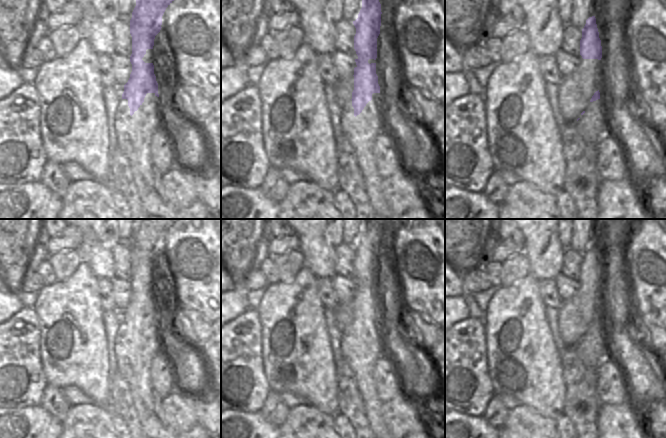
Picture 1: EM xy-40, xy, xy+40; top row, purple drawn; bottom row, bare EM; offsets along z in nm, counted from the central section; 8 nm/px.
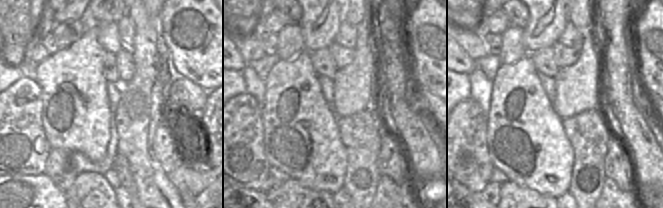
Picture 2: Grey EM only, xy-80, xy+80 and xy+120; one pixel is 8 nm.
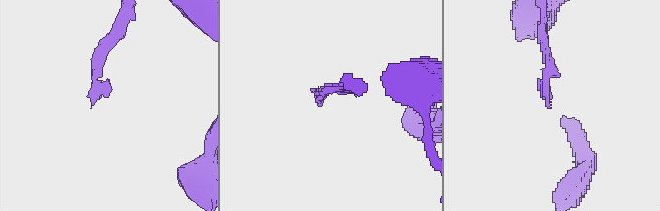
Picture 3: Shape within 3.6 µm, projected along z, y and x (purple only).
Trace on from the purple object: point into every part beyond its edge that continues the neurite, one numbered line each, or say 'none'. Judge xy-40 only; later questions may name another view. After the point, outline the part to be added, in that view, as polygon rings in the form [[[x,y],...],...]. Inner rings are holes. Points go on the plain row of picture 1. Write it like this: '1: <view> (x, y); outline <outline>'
none

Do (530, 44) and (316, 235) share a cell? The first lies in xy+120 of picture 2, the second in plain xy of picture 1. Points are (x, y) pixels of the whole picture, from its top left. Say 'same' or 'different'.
same

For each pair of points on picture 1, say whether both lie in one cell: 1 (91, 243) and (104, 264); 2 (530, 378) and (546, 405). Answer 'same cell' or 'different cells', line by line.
1: same cell
2: same cell

